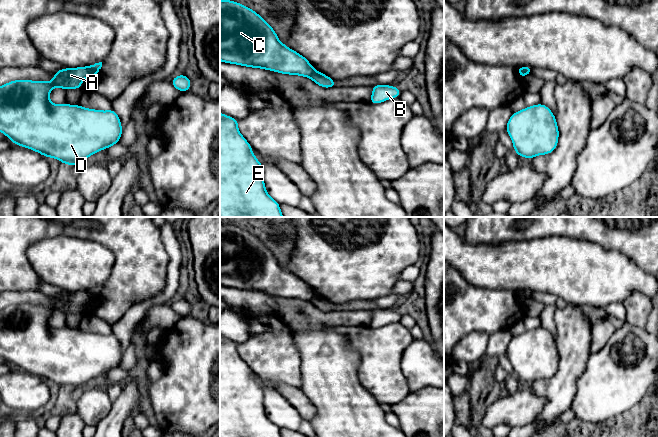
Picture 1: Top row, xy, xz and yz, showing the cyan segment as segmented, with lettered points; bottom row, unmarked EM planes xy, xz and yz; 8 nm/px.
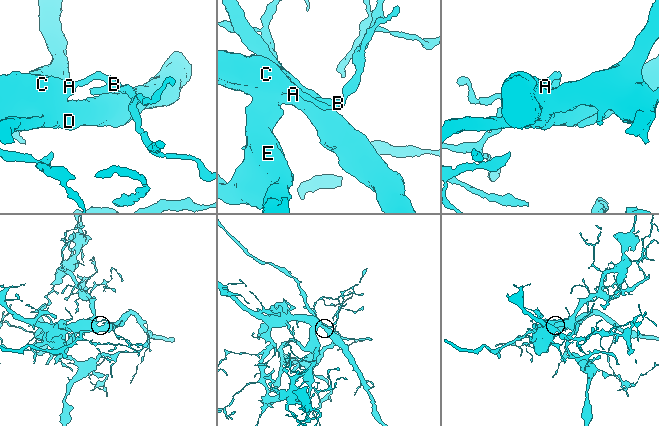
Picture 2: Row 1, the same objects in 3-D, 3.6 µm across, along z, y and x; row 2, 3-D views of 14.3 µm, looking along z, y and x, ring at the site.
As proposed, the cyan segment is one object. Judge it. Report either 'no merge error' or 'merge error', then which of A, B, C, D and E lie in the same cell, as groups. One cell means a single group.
merge error | A C D E / B

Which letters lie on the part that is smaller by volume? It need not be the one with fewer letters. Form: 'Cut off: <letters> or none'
Cut off: B

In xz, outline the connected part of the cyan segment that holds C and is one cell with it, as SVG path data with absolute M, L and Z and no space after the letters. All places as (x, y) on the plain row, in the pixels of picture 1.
M223 223L220 224L220 285L302 301L310 301L315 295L303 279L279 265L273 251L257 236L236 225Z

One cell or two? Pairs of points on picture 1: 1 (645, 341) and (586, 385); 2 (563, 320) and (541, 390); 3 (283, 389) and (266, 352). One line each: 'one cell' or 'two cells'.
1: one cell
2: one cell
3: two cells

